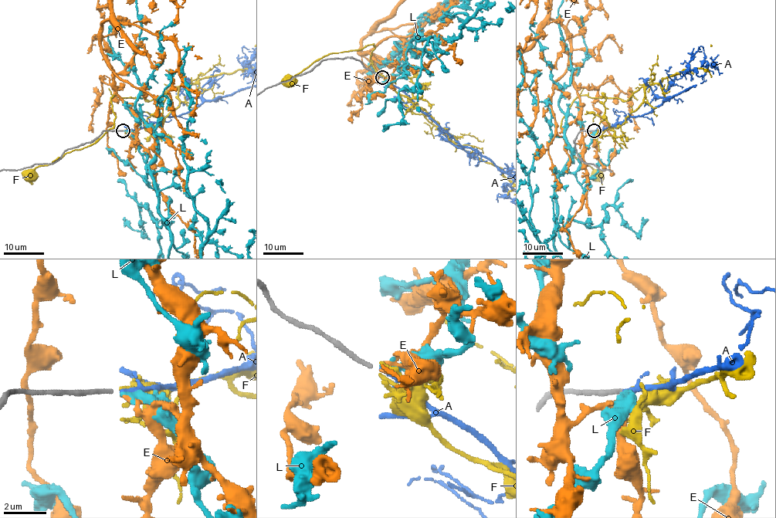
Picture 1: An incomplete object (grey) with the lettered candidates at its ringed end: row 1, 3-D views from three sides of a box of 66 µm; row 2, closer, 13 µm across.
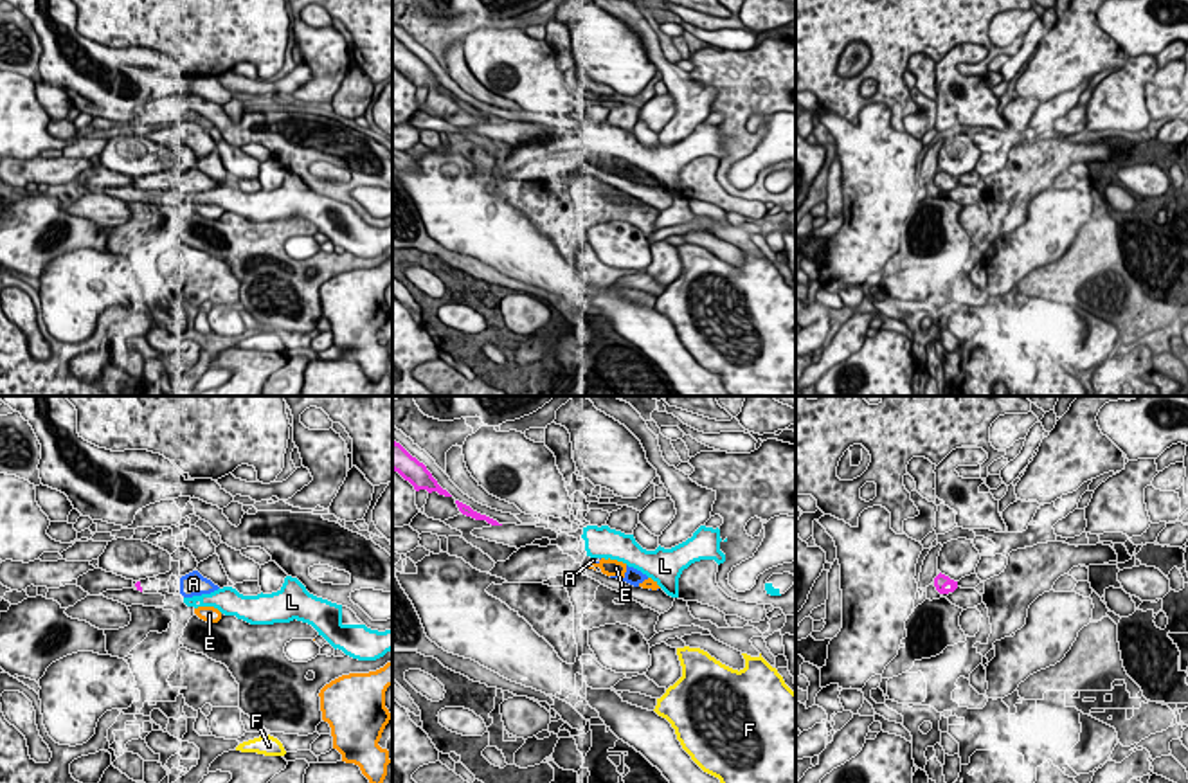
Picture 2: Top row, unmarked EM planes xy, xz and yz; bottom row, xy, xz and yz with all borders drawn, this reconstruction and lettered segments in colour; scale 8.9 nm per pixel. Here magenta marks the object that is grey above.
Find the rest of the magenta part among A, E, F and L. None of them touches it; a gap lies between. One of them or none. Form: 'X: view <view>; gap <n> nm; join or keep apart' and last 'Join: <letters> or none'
A: view xz; gap 850 nm; join
E: view xz; gap 850 nm; keep apart
F: view xz; gap 1900 nm; keep apart
L: view xz; gap 750 nm; keep apart
Join: A

